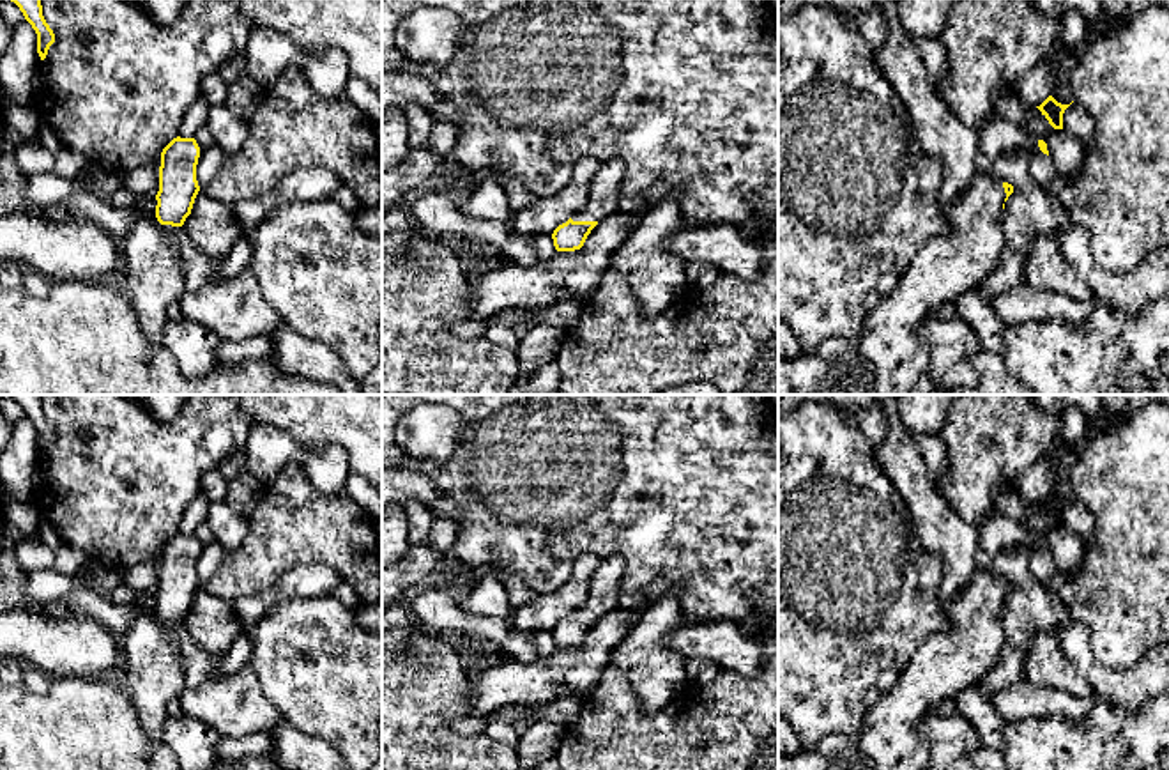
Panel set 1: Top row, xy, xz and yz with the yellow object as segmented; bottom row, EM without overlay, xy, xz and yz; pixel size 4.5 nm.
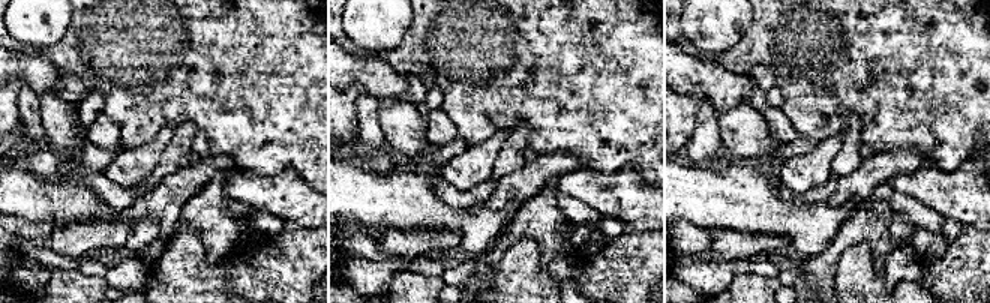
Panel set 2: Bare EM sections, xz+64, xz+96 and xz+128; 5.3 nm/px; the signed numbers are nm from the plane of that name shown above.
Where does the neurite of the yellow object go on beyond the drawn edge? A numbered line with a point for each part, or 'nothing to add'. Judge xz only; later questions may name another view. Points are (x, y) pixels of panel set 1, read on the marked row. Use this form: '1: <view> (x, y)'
1: xz (605, 188)

